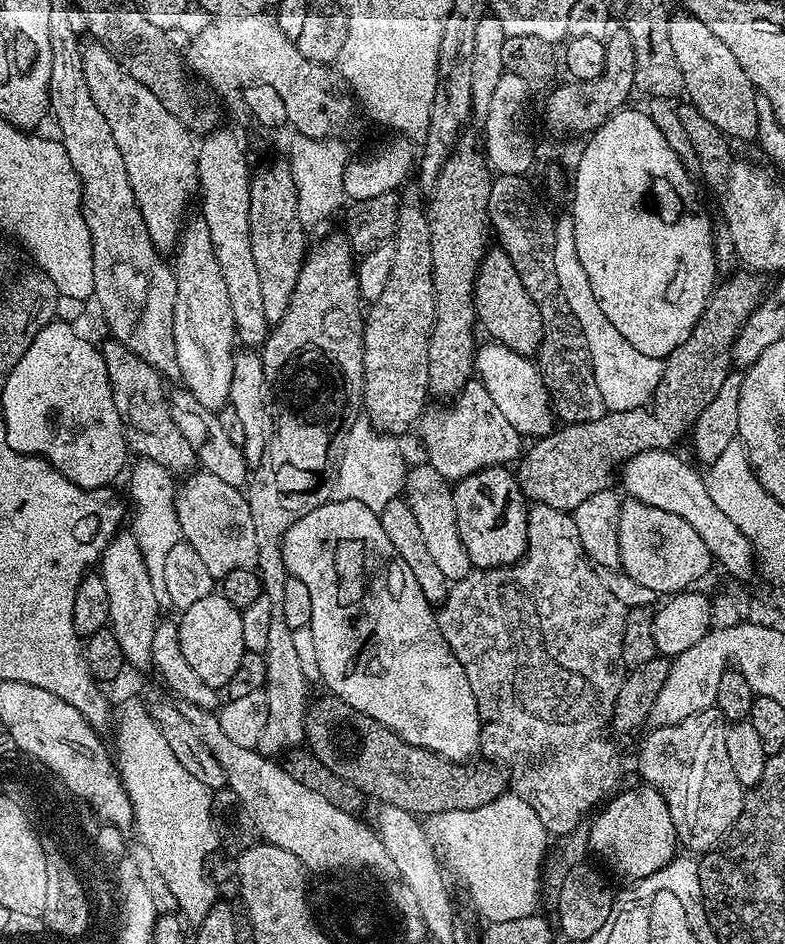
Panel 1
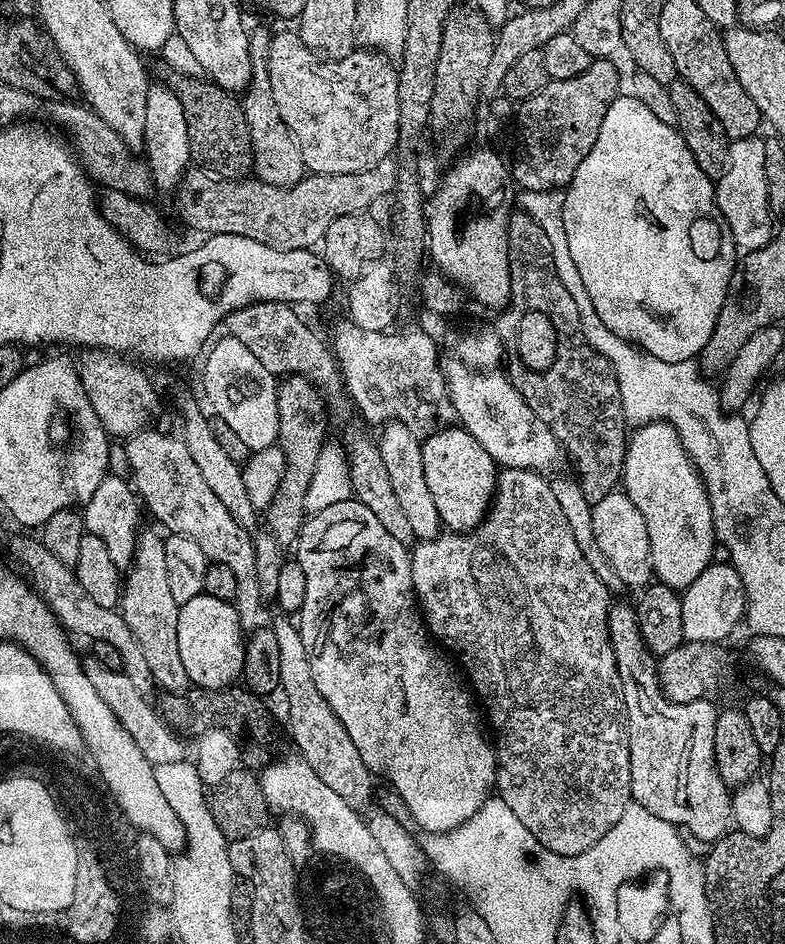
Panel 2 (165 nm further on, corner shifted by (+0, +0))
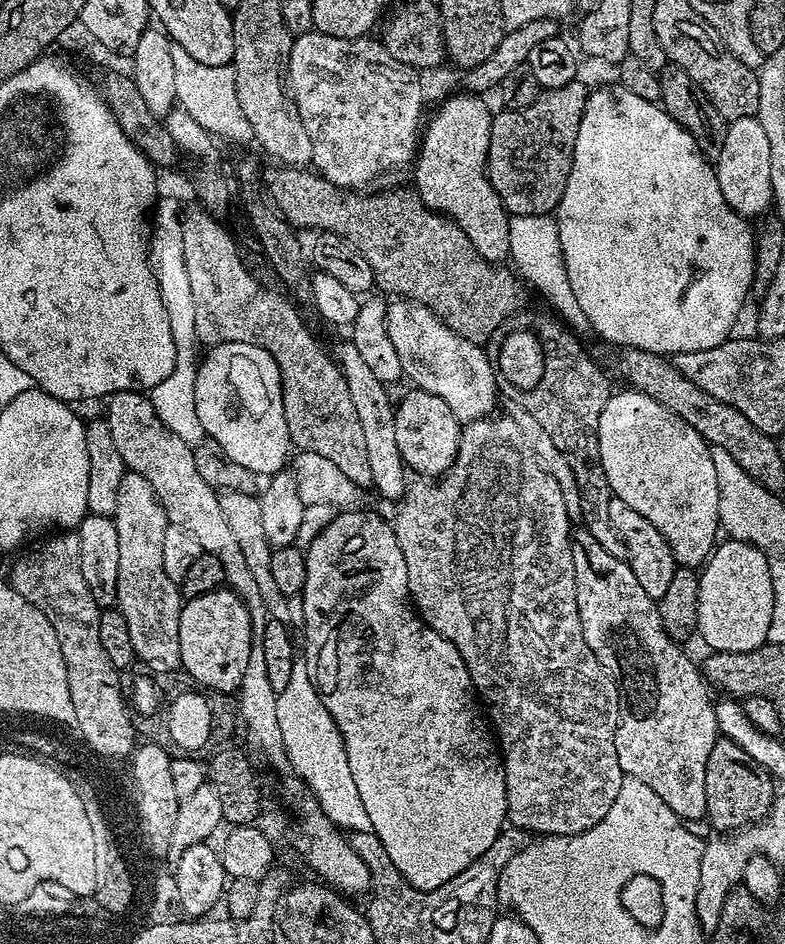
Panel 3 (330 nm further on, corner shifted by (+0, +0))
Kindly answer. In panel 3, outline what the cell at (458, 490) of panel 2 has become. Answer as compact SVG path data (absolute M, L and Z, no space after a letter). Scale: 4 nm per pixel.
M413 387L411 391L395 405L394 434L398 441L398 452L405 465L417 472L417 477L439 478L456 461L462 424L450 406L442 402L442 398L418 387Z

